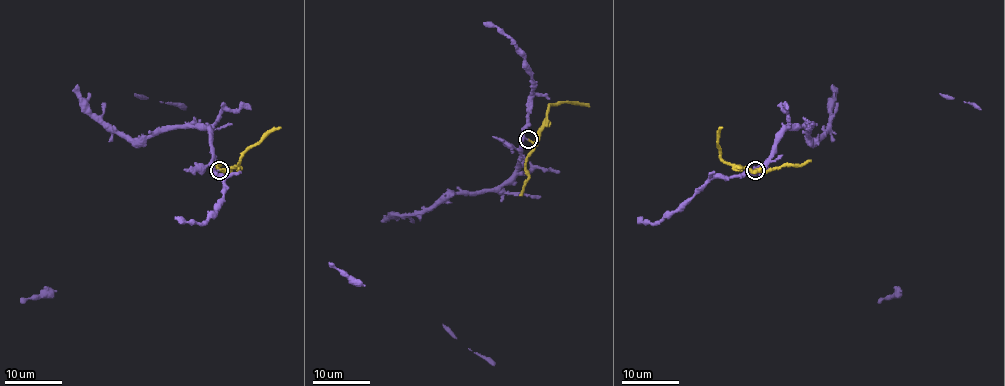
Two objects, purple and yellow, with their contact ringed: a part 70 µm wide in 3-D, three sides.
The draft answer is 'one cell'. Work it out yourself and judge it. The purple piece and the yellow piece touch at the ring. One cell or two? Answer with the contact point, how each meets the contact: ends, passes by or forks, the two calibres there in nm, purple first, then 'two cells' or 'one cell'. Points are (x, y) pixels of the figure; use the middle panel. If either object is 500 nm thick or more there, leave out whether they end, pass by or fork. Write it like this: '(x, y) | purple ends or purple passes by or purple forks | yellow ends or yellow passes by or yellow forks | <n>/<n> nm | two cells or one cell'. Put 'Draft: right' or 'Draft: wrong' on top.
Draft: wrong
(528, 139) | purple ends | yellow ends | 200/170 nm | two cells

